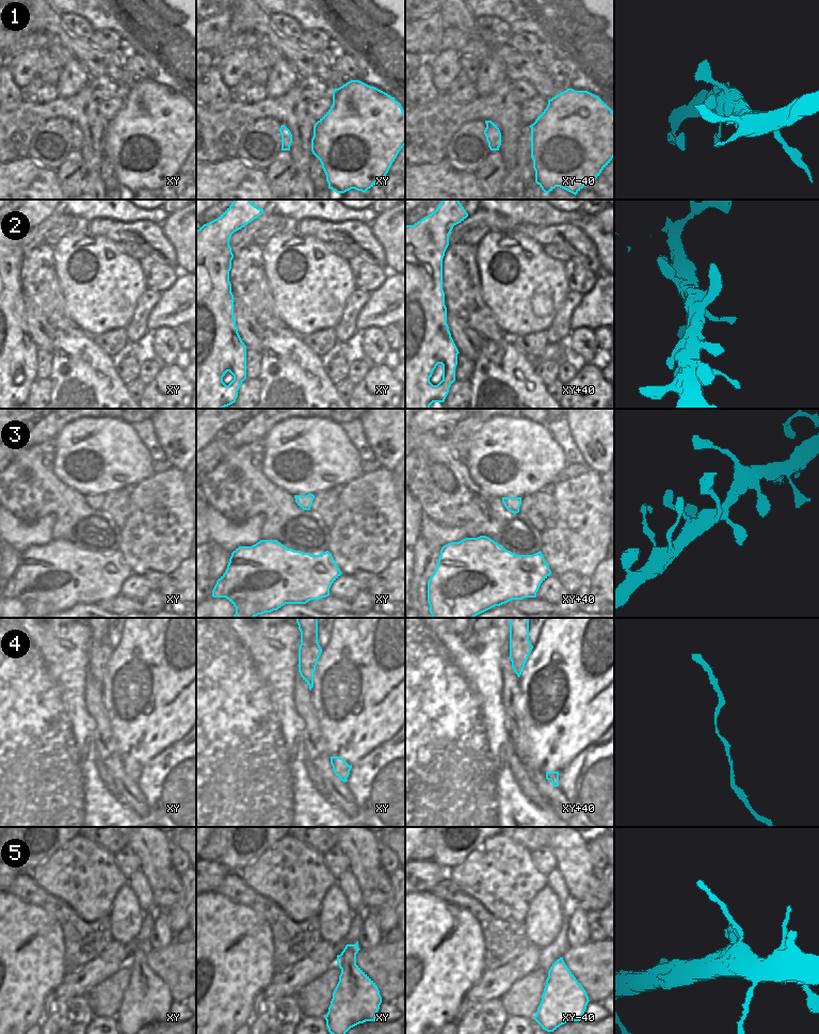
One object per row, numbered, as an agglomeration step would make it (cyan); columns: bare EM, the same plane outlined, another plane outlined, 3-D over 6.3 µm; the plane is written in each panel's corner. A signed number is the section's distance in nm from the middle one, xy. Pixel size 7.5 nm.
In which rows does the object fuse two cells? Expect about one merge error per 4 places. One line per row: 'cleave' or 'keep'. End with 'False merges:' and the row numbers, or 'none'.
1: keep
2: keep
3: keep
4: keep
5: keep
False merges: none

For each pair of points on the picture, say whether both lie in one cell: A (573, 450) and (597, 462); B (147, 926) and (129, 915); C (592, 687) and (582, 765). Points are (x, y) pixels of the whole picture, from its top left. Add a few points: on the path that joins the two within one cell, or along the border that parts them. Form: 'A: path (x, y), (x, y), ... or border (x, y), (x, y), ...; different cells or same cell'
A: border (569, 432), (585, 464); different cells
B: border (145, 915), (139, 934), (128, 943); different cells
C: border (603, 734), (584, 747), (566, 765); different cells

